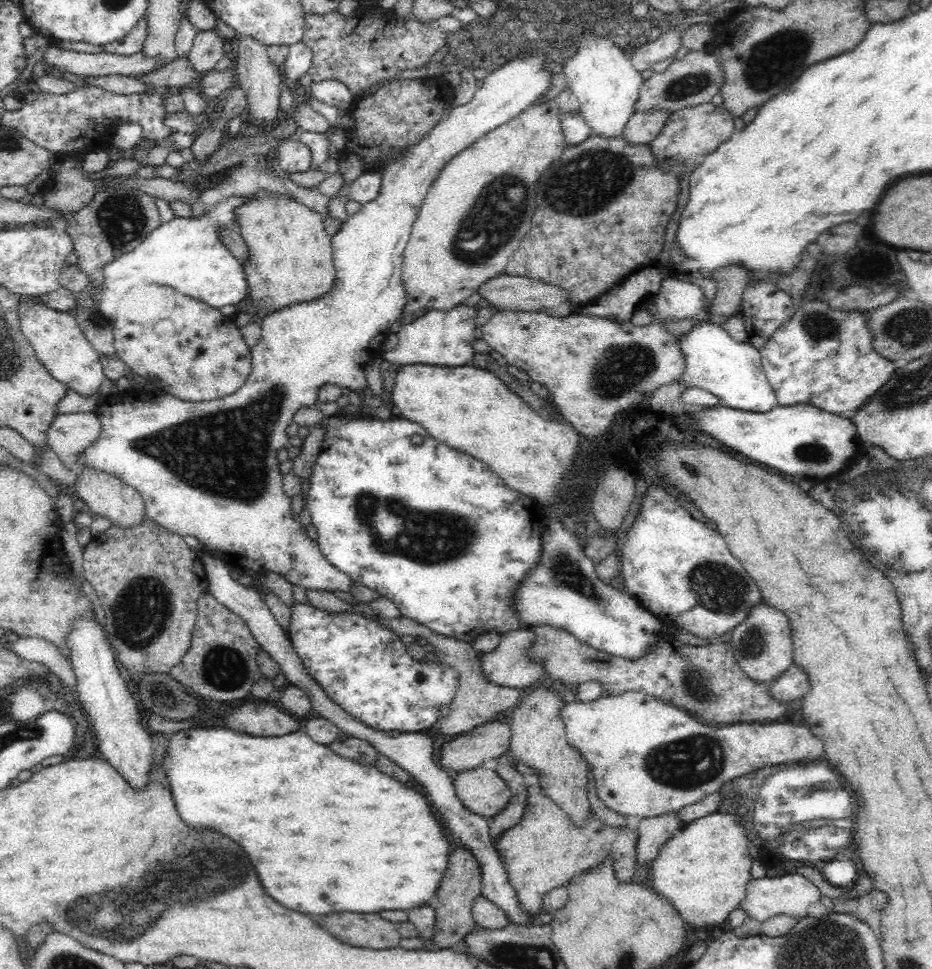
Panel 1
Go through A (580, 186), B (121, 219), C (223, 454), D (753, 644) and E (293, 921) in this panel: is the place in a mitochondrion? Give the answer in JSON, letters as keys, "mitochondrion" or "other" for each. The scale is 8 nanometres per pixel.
{"A":"mitochondrion","B":"mitochondrion","C":"mitochondrion","D":"mitochondrion","E":"other"}

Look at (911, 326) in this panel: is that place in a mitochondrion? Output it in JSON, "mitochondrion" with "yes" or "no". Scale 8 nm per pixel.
{"mitochondrion":"yes"}

